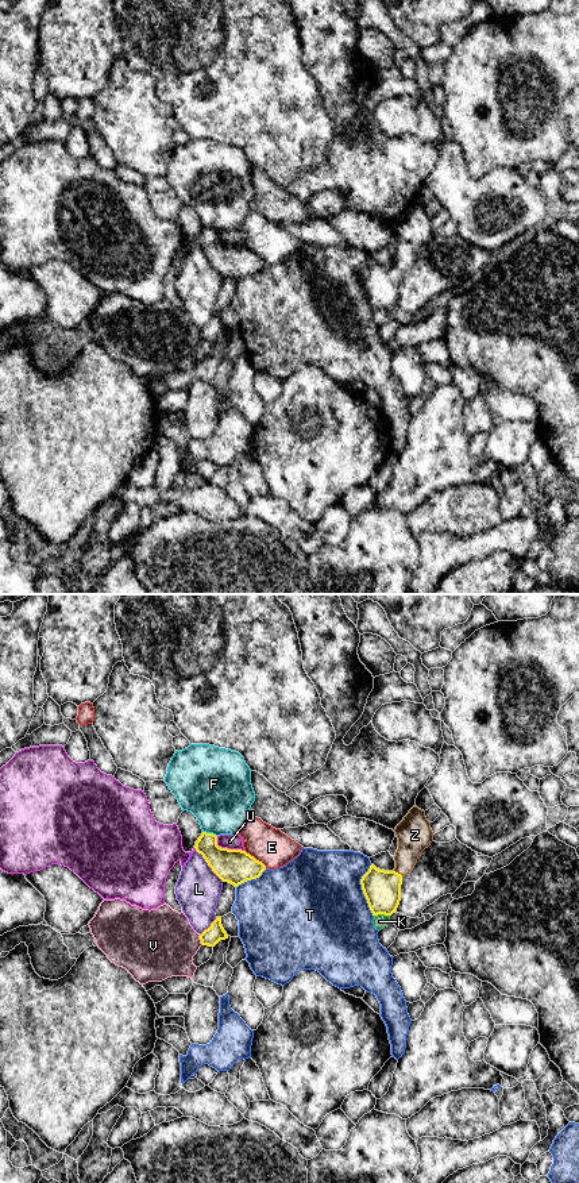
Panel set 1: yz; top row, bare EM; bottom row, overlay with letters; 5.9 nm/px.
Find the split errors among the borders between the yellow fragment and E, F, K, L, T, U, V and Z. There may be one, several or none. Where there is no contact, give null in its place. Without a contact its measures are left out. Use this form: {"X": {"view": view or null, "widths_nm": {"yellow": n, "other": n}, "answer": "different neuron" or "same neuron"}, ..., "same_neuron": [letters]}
{"E": {"view": "yz", "widths_nm": {"yellow": 200, "other": 220}, "answer": "different neuron"}, "F": {"view": "yz", "widths_nm": {"yellow": 200, "other": 400}, "answer": "different neuron"}, "K": {"view": "yz", "widths_nm": {"yellow": 220, "other": 90}, "answer": "different neuron"}, "L": {"view": "yz", "widths_nm": {"yellow": 200, "other": 260}, "answer": "different neuron"}, "T": {"view": "yz", "widths_nm": {"yellow": 220, "other": 500}, "answer": "different neuron"}, "U": {"view": "yz", "widths_nm": {"yellow": 200, "other": 90}, "answer": "different neuron"}, "V": {"view": "yz", "widths_nm": {"yellow": 110, "other": 420}, "answer": "different neuron"}, "Z": {"view": "yz", "widths_nm": {"yellow": 220, "other": 200}, "answer": "same neuron"}, "same_neuron": ["Z"]}

